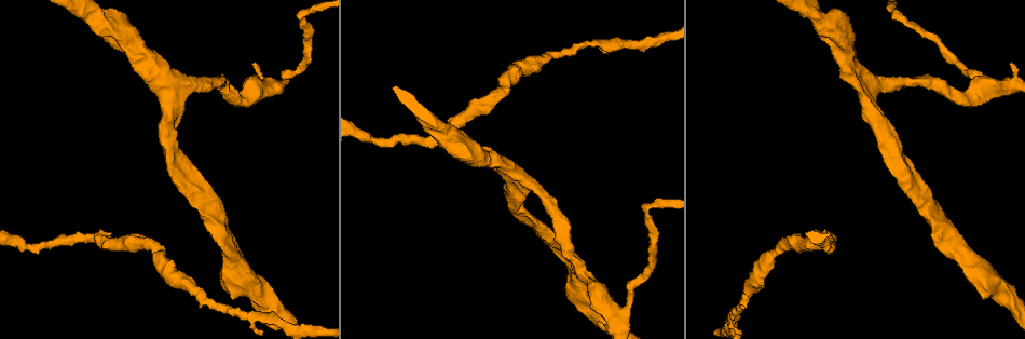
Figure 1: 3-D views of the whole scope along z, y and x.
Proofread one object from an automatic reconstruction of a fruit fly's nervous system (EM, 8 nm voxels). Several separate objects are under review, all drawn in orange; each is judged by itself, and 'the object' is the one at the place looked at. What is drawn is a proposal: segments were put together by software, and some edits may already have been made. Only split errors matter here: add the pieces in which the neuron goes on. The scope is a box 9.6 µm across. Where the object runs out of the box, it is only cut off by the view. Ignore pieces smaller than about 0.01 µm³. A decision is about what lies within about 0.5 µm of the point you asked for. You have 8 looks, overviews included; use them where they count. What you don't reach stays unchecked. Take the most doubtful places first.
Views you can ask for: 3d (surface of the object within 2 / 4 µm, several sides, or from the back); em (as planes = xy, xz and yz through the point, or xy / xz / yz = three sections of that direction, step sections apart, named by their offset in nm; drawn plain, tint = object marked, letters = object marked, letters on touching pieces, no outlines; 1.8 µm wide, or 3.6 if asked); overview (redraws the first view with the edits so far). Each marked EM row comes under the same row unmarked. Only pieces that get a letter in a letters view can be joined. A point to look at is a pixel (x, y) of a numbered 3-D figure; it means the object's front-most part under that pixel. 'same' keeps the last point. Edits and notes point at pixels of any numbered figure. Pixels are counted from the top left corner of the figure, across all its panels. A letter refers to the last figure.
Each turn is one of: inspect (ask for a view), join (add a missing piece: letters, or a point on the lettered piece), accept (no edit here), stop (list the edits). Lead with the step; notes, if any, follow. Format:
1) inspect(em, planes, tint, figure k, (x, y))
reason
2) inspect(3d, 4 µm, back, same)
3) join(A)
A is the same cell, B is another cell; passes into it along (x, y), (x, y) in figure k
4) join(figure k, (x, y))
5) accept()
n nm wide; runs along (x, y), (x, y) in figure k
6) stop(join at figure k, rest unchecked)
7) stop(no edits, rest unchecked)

inspect(em, planes, letters, figure 1, (251, 64))
branch stops here

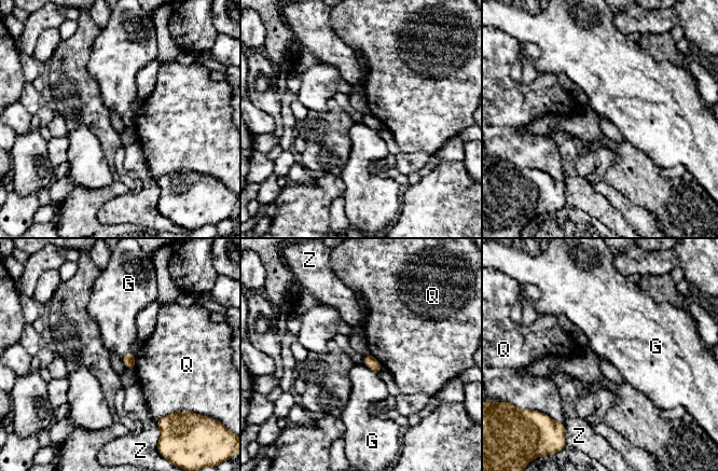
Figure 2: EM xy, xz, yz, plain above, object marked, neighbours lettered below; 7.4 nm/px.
accept()
G, Q and Z are other cells; border along (362, 363), (377, 374) in figure 2; no lettered piece goes on from it

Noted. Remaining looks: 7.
inspect(em, 3.6 µm, planes, letters, figure 1, (198, 170))
an open end

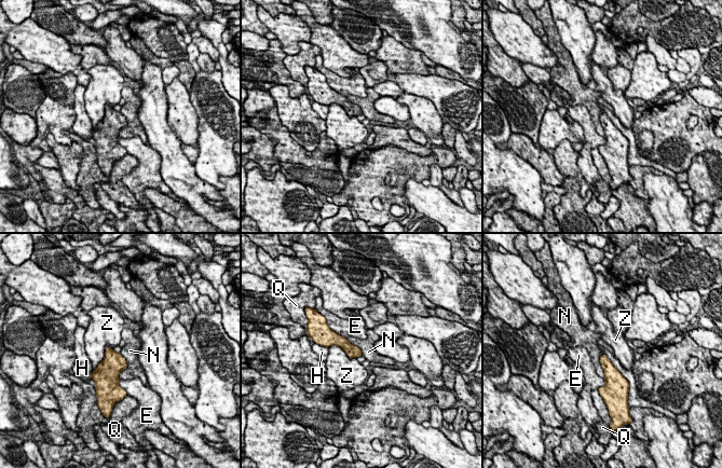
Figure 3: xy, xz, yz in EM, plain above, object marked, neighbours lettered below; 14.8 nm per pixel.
accept()
E, H, N, Q and Z are other cells; none of them fits

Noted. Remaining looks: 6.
inspect(em, xz, step 16, tint, figure 1, (864, 87))
arms part here

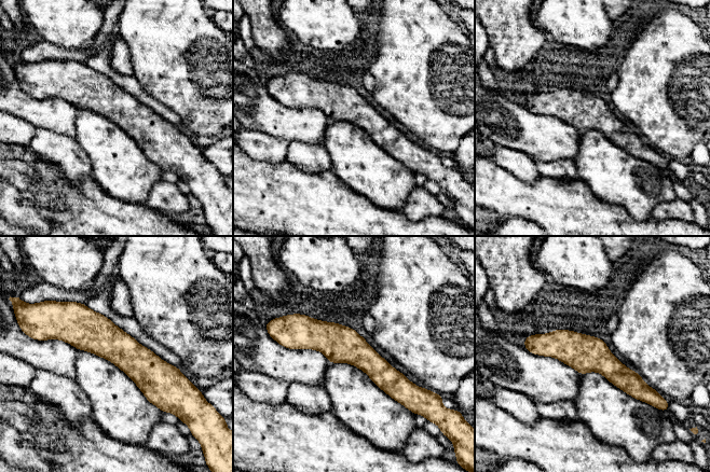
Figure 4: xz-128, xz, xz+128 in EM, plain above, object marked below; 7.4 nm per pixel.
inspect(em, planes, tint, same)

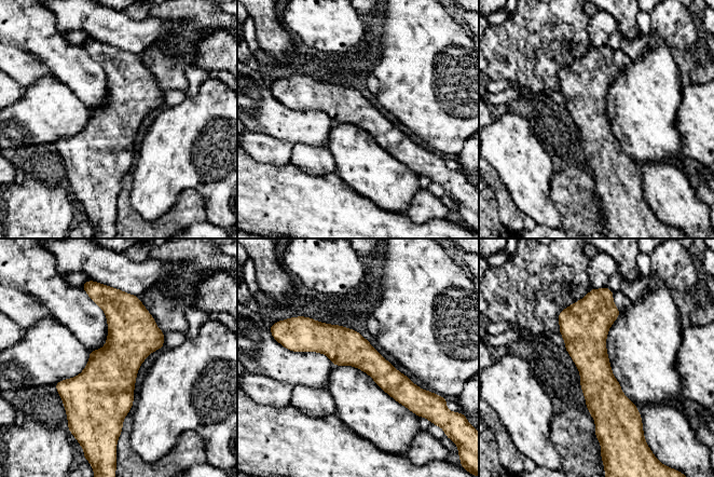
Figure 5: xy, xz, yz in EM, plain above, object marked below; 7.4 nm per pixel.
inspect(em, planes, letters, same)

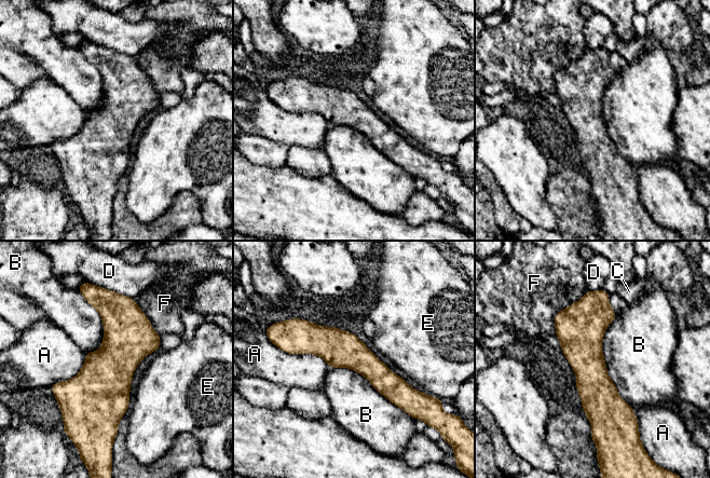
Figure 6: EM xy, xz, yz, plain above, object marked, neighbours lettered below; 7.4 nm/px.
accept()
A, B, C, D, E and F are other cells; runs along (590, 297), (590, 371), (601, 426) in figure 6; no lettered piece goes on from it

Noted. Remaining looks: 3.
inspect(em, 3.6 µm, xy, step 4, letters, figure 1, (963, 257))
thick turns thin

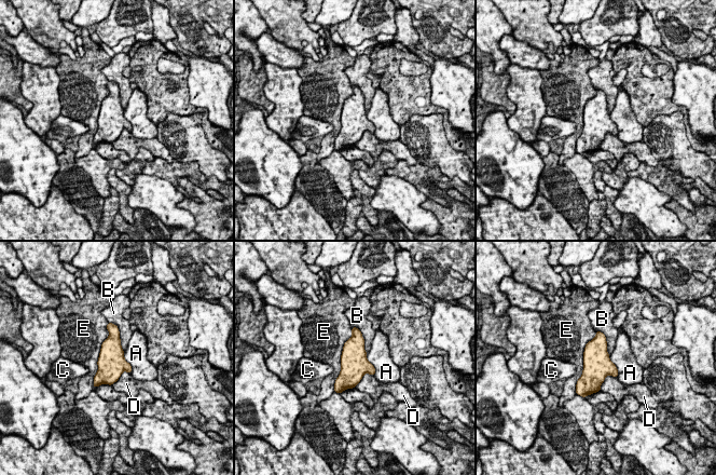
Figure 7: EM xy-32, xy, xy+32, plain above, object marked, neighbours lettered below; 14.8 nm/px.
accept()
A, B, C, D and E are other cells; border along (123, 351), (131, 374) in figure 7; none of them fits

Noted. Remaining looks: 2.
stop(no edits, rest unchecked)

